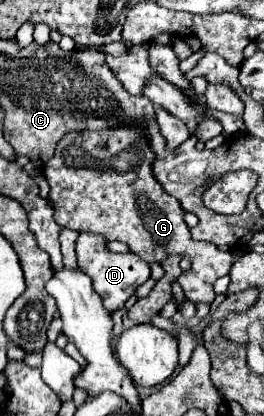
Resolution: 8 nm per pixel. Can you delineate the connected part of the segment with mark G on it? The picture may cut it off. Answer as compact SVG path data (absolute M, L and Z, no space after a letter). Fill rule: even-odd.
M120 125L116 129L64 135L56 145L52 161L44 165L56 223L74 231L100 233L108 241L122 241L146 263L162 263L166 255L184 255L192 261L190 273L182 273L180 277L186 297L192 303L210 305L216 297L212 289L214 281L228 275L244 251L222 253L212 243L192 241L182 205L154 179L154 159L148 147L148 133L144 133L142 125Z

